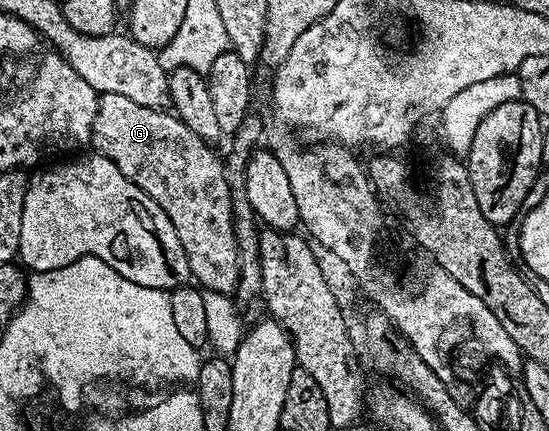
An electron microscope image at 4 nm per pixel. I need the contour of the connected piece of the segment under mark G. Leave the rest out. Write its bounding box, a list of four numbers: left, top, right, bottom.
[90,94,239,294]

